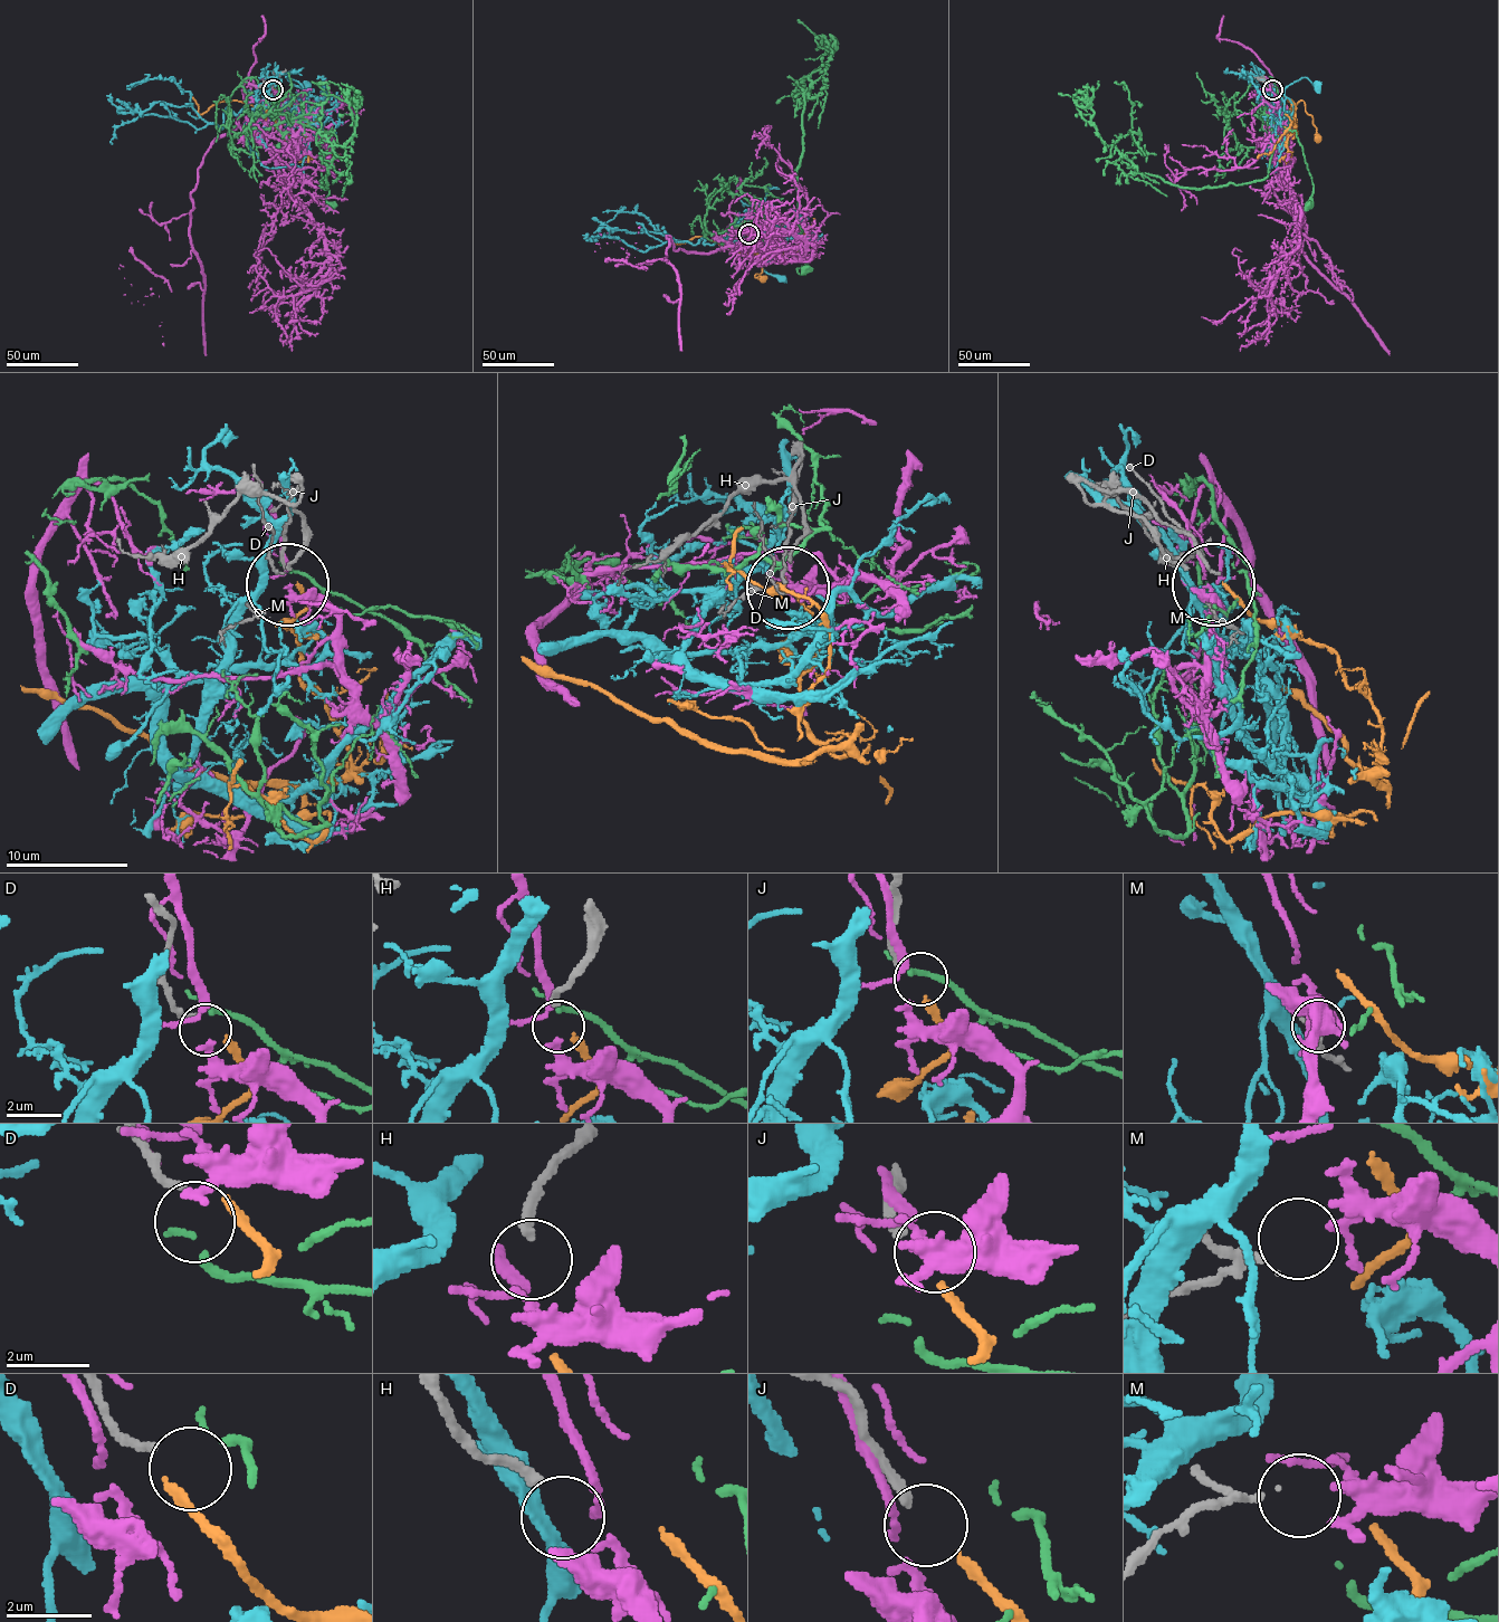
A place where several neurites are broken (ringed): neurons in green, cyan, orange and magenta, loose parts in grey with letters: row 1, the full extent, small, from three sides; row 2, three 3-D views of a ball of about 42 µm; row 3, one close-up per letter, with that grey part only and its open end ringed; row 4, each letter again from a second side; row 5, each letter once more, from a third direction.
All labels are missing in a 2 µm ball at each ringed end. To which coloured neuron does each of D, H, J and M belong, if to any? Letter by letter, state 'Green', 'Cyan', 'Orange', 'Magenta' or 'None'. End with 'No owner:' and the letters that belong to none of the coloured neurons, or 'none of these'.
D: Green
H: None
J: Orange
M: Magenta
No owner: H

